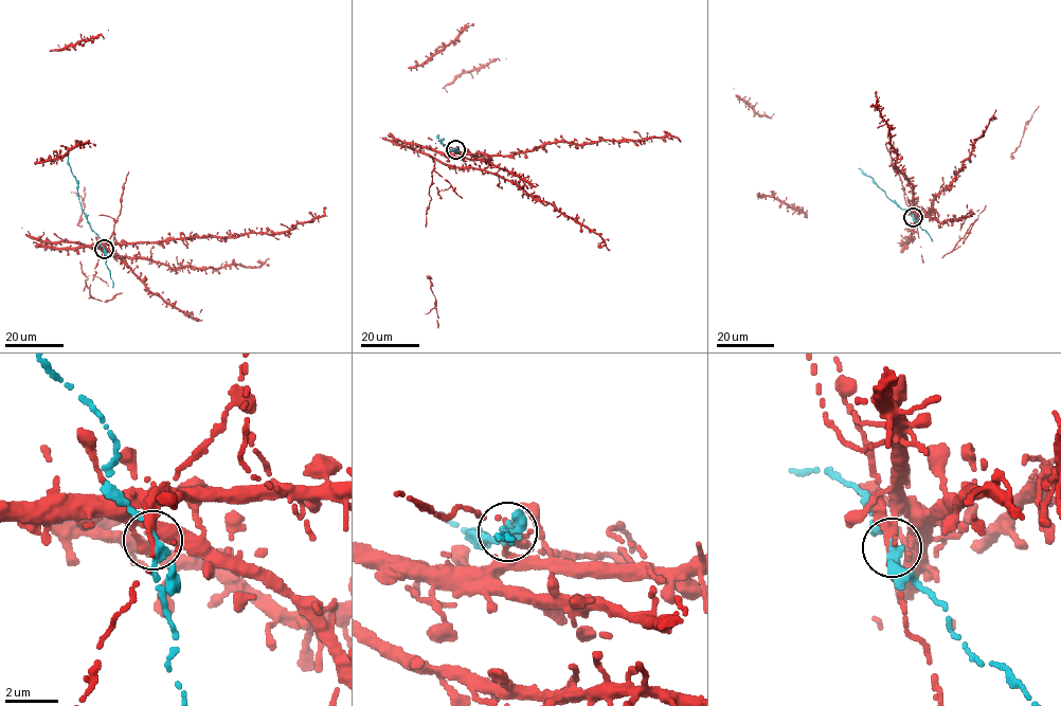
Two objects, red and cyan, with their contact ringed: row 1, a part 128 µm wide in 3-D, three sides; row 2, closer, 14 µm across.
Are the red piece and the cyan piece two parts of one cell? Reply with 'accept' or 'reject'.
reject

